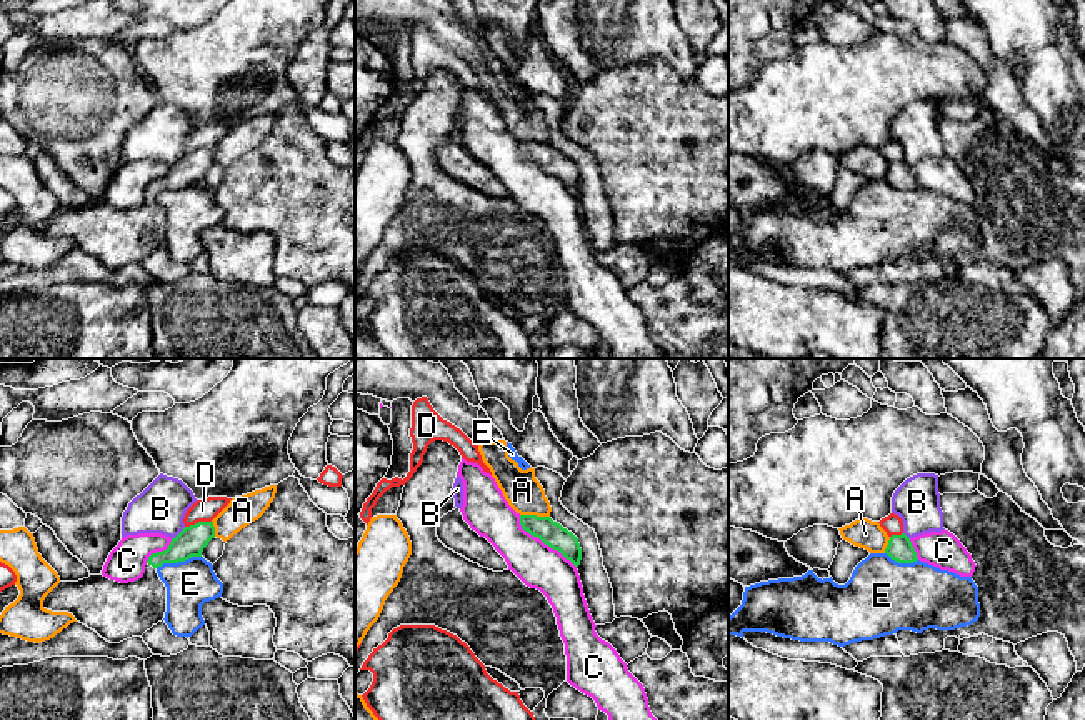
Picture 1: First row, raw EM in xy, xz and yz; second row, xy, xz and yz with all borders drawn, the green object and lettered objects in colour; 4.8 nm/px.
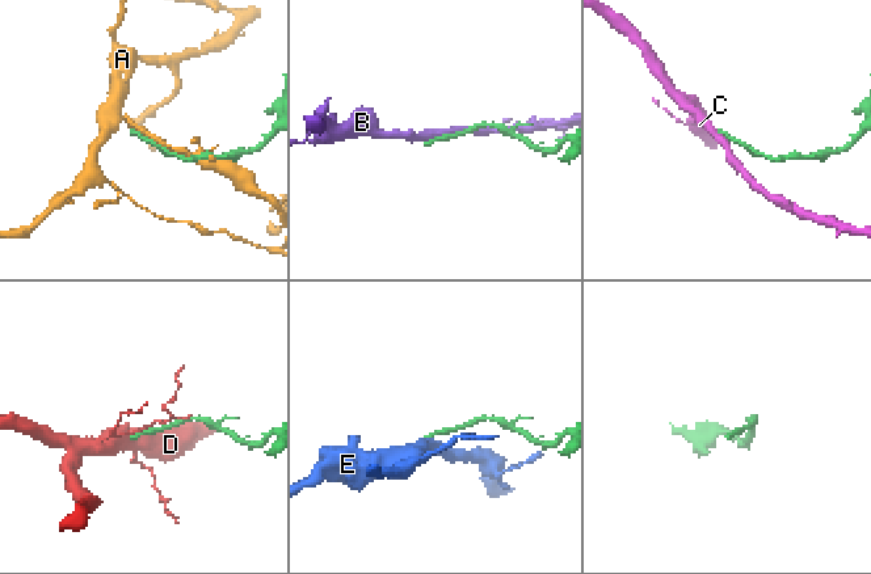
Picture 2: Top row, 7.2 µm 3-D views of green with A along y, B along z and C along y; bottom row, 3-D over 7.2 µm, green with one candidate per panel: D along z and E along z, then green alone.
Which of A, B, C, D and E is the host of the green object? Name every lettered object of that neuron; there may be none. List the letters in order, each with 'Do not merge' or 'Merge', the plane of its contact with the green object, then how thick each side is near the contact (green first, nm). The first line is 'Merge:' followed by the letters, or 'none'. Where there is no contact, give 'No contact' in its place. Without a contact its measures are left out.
Merge: none
A: Do not merge. Touches green in xz. Thickness 120 nm (green) against 180 nm
B: Do not merge. Touches green in xy. Thickness 140 nm (green) against 240 nm
C: Do not merge. Touches green in xz. Thickness 120 nm (green) against 220 nm
D: Do not merge. Touches green in xy. Thickness 140 nm (green) against 110 nm
E: Do not merge. Touches green in xy. Thickness 140 nm (green) against 220 nm

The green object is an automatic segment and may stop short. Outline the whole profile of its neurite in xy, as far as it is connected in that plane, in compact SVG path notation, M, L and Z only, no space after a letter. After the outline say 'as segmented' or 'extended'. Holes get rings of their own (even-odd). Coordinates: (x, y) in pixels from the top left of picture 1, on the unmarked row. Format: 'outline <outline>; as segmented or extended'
outline M213 148L185 153L163 178L152 180L142 205L128 210L90 202L78 208L60 208L43 227L43 235L68 238L110 270L142 263L165 245L167 213L157 195L202 183L215 165Z; extended

